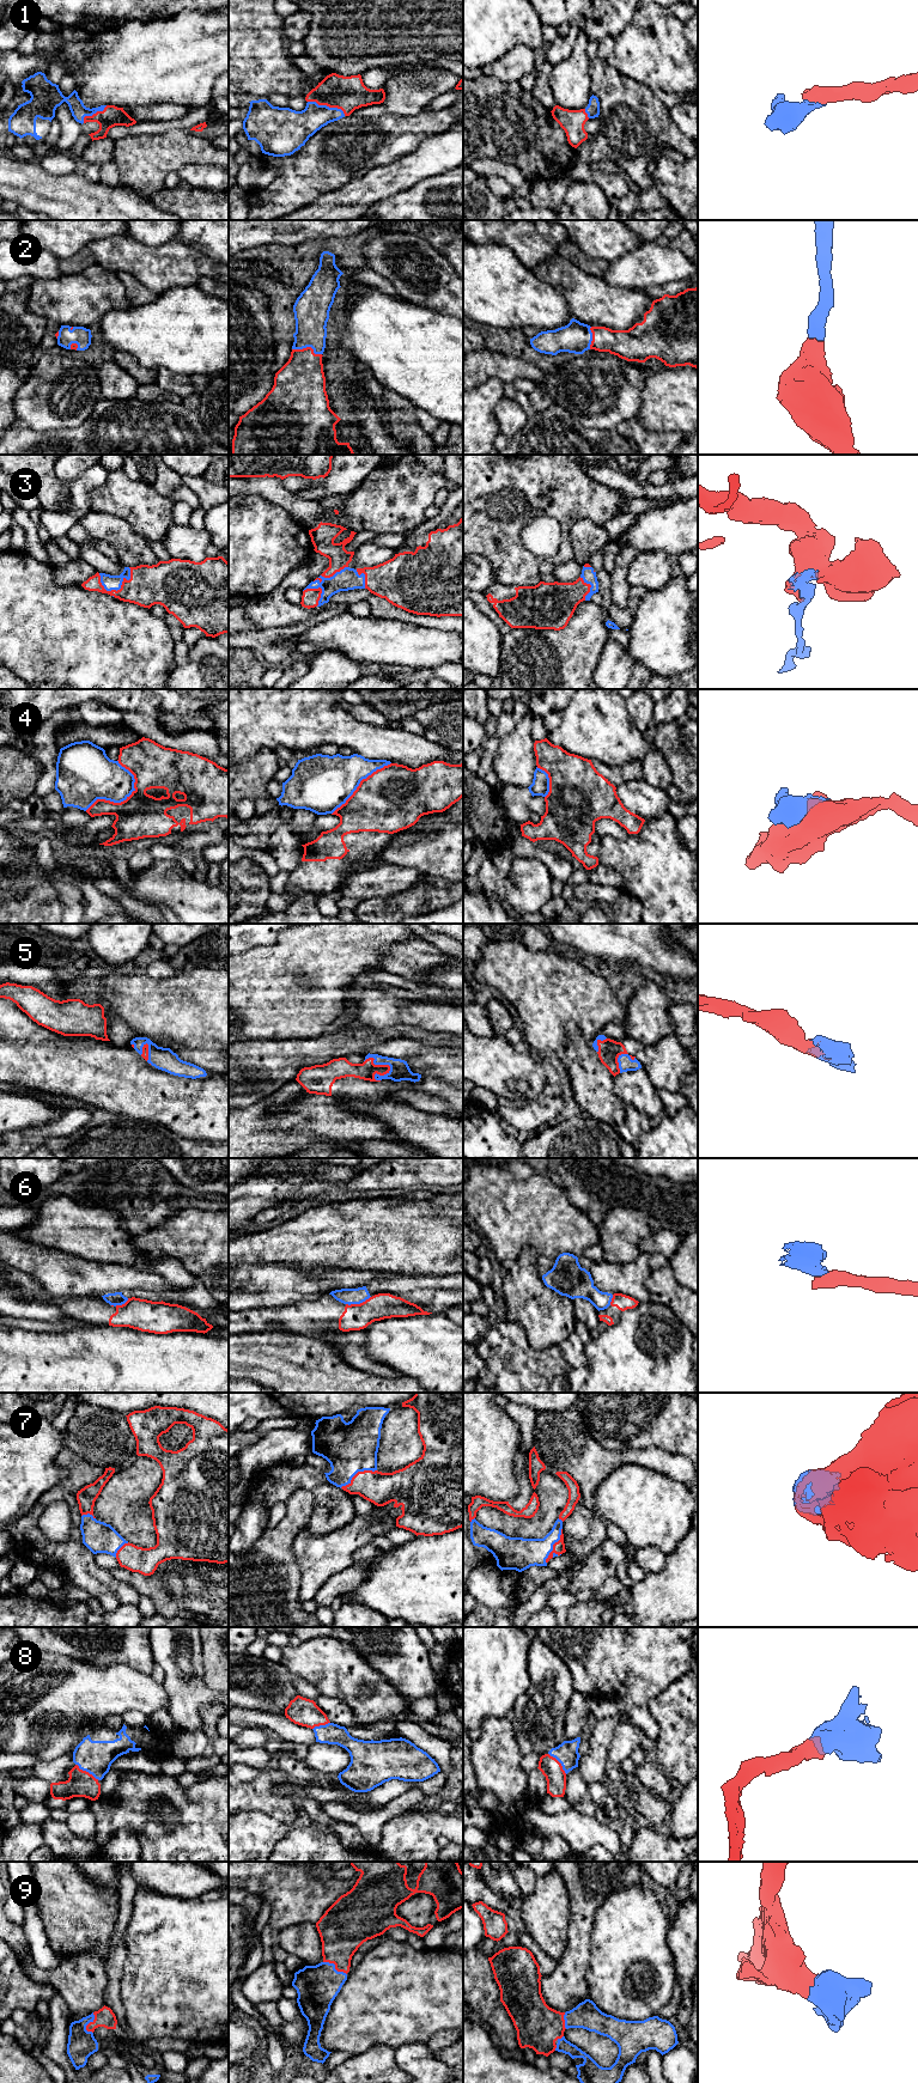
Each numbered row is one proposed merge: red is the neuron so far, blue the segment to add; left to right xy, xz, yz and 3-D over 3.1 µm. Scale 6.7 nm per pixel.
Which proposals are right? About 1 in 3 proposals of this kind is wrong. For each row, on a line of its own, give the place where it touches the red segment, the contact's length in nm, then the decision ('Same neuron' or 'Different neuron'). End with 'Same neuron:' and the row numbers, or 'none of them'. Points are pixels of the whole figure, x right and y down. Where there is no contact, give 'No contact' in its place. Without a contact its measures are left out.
1: Touches red at xz (327, 105). Shared border 280 nm. Same neuron
2: Touches red at xz (308, 347). Shared border 200 nm. Same neuron
3: Touches red at xy (121, 586). Shared border 240 nm. Same neuron
4: Touches red at xy (116, 803). Shared border 400 nm. Different neuron
5: Touches red at xz (377, 1065). Shared border 200 nm. Same neuron
6: Touches red at xz (358, 1304). Shared border 180 nm. Different neuron
7: Touches red at yz (553, 1546). Shared border 260 nm. Same neuron
8: Touches red at xy (87, 1772). Shared border 190 nm. Same neuron
9: Touches red at xz (335, 1967). Shared border 180 nm. Same neuron
Same neuron: 1, 2, 3, 5, 7, 8, 9

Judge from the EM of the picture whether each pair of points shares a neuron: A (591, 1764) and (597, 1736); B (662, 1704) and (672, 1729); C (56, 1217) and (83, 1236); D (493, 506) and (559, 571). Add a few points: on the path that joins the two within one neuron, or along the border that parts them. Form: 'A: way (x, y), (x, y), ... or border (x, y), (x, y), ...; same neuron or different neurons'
A: way (597, 1756), (597, 1743); same neuron
B: way (668, 1710), (672, 1713), (672, 1723); same neuron
C: way (62, 1223), (77, 1230); same neuron
D: border (572, 558), (555, 567); different neurons

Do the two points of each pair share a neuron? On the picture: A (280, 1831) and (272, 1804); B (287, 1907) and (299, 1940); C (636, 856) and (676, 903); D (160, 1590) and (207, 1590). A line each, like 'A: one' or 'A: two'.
A: two
B: two
C: one
D: one

